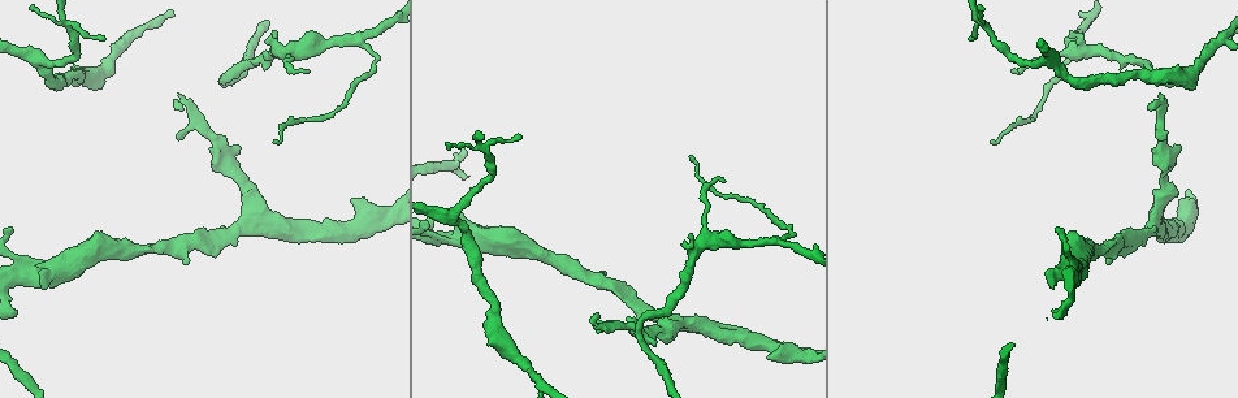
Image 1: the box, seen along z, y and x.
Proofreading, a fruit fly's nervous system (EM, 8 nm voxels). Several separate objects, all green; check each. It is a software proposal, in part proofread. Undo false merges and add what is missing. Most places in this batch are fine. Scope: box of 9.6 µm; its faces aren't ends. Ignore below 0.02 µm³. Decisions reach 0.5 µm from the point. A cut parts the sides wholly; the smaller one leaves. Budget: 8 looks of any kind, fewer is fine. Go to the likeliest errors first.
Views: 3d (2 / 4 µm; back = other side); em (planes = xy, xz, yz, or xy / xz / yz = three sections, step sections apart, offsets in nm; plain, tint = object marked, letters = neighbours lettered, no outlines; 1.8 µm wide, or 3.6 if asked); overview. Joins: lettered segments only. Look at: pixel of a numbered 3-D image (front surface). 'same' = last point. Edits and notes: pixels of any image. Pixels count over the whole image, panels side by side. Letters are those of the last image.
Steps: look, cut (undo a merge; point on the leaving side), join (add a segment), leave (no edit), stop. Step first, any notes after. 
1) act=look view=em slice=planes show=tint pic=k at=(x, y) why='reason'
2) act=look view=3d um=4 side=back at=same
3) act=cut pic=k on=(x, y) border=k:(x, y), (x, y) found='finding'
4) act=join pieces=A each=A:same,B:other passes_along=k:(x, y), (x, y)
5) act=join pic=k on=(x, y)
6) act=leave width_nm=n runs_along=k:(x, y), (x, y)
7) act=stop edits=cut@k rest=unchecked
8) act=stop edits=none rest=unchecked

act=look view=em slice=xz step=4 show=letters pic=1 at=(357, 40) why='arms part here'

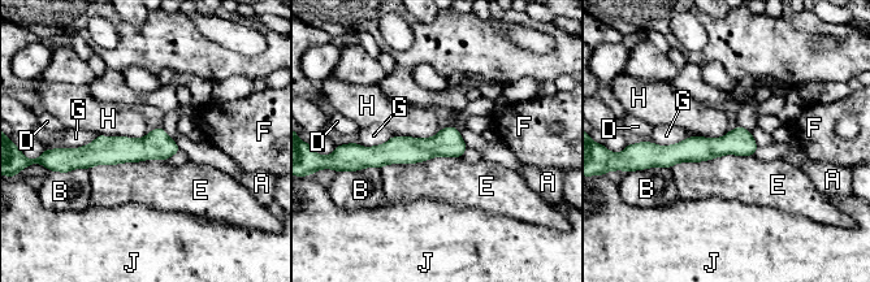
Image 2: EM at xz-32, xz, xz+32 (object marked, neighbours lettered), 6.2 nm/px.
act=look view=em slice=planes show=letters at=same why='cut it another way'

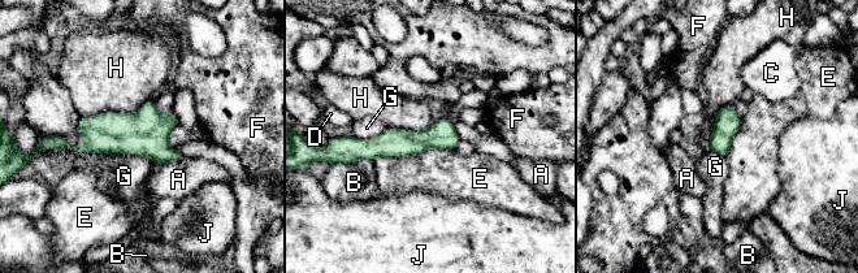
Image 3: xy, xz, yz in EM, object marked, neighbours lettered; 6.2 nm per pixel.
act=leave each=A:other,B:other,C:other,D:other,E:other,F:other,G:other,H:other,J:other border=3:(151, 98), (135, 112), (81, 117) found='continuous, no second neuron'

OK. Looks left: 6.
act=look view=em slice=planes show=letters pic=1 at=(1070, 33) why='free end'

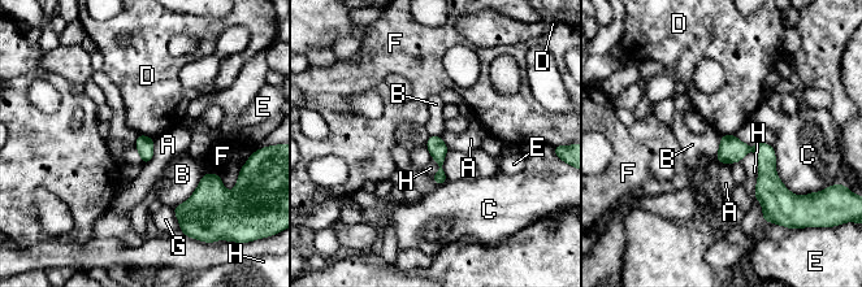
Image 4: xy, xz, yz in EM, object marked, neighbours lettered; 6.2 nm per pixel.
act=leave each=A:other,B:other,C:other,D:other,E:other,F:other,G:other,H:other found='none of them fits'

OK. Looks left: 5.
act=look view=3d um=2 pic=1 at=(47, 288) why='branch stops here'

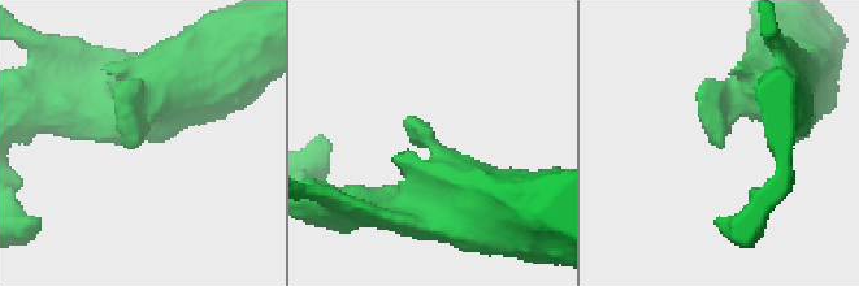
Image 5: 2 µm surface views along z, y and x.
act=look view=em slice=planes show=letters pic=5 at=(137, 145) why='shape alone is not enough'

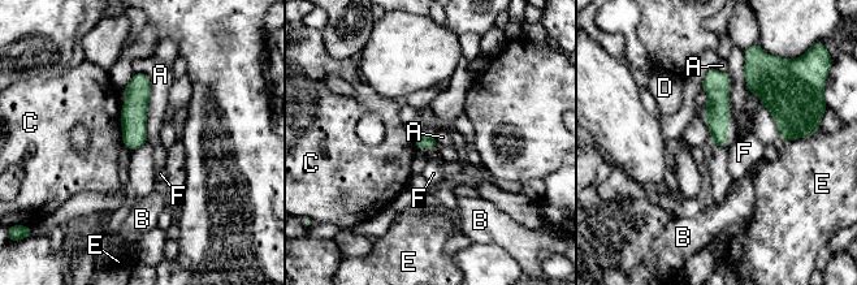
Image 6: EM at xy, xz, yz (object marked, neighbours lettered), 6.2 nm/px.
act=leave longest_contact=A:440nm each=A:other,B:other,C:other,D:other,E:other,F:other border=6:(134, 72), (150, 81), (146, 142) found='no lettered segment goes on from it'

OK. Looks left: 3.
act=look view=em slice=planes show=letters pic=1 at=(689, 156) why='free end'

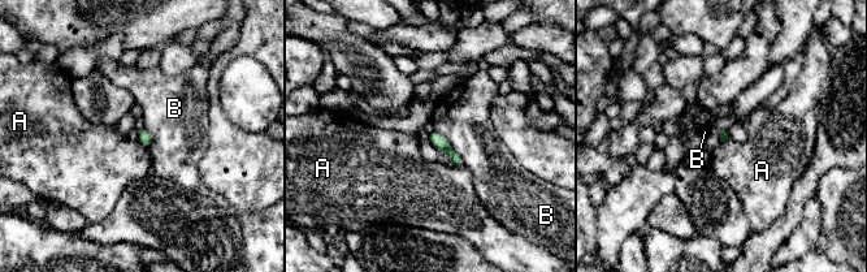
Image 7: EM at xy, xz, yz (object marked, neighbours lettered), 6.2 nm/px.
act=leave each=A:other,B:other border=7:(137, 138), (147, 147) found='none of them fits'

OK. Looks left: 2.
act=stop edits=none rest=unchecked

